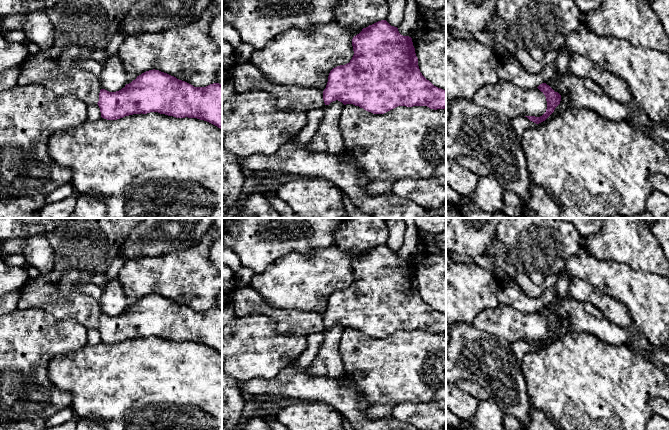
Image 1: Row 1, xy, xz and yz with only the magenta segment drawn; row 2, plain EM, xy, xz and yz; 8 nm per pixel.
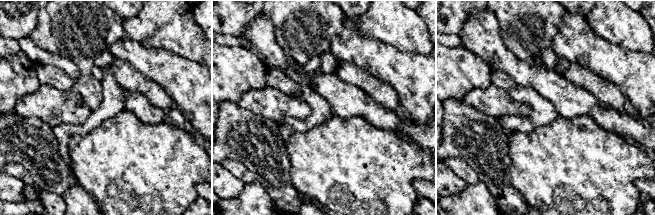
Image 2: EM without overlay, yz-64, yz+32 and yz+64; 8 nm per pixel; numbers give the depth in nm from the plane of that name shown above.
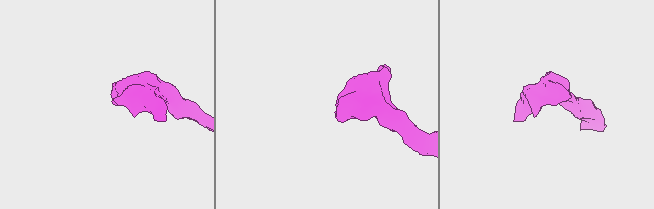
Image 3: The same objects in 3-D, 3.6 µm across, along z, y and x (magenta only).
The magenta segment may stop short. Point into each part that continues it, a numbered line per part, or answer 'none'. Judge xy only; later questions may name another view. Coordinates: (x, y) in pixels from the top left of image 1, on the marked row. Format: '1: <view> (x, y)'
none

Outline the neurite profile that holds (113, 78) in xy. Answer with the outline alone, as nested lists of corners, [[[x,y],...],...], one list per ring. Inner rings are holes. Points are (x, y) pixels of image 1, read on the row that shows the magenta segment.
[[[118,53],[109,57],[104,63],[99,80],[101,89],[109,92],[116,92],[125,87],[127,75]]]

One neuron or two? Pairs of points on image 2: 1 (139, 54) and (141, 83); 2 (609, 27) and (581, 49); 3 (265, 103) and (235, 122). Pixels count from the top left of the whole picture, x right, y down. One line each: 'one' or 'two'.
1: two
2: two
3: two

